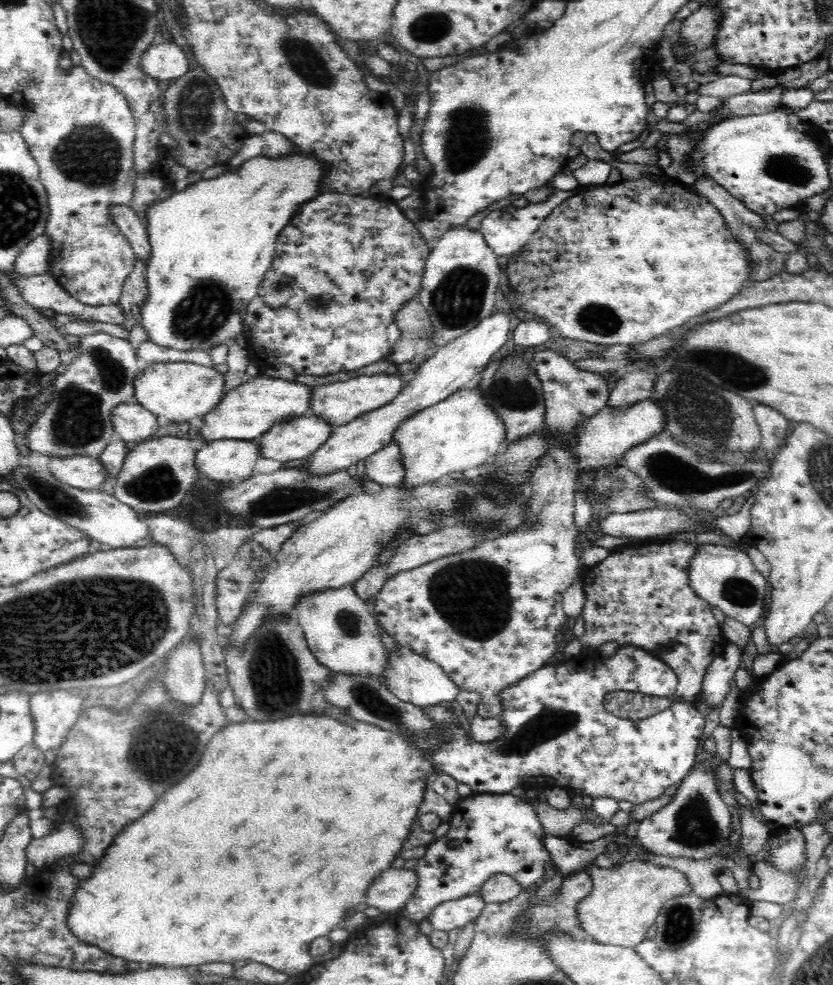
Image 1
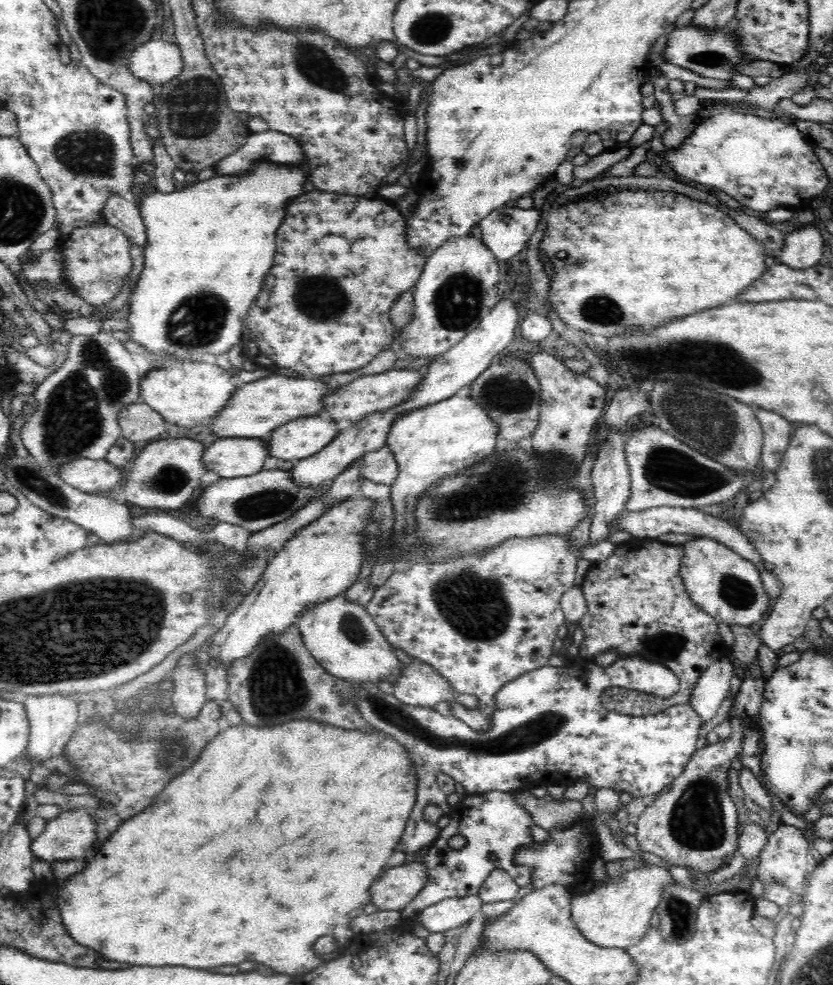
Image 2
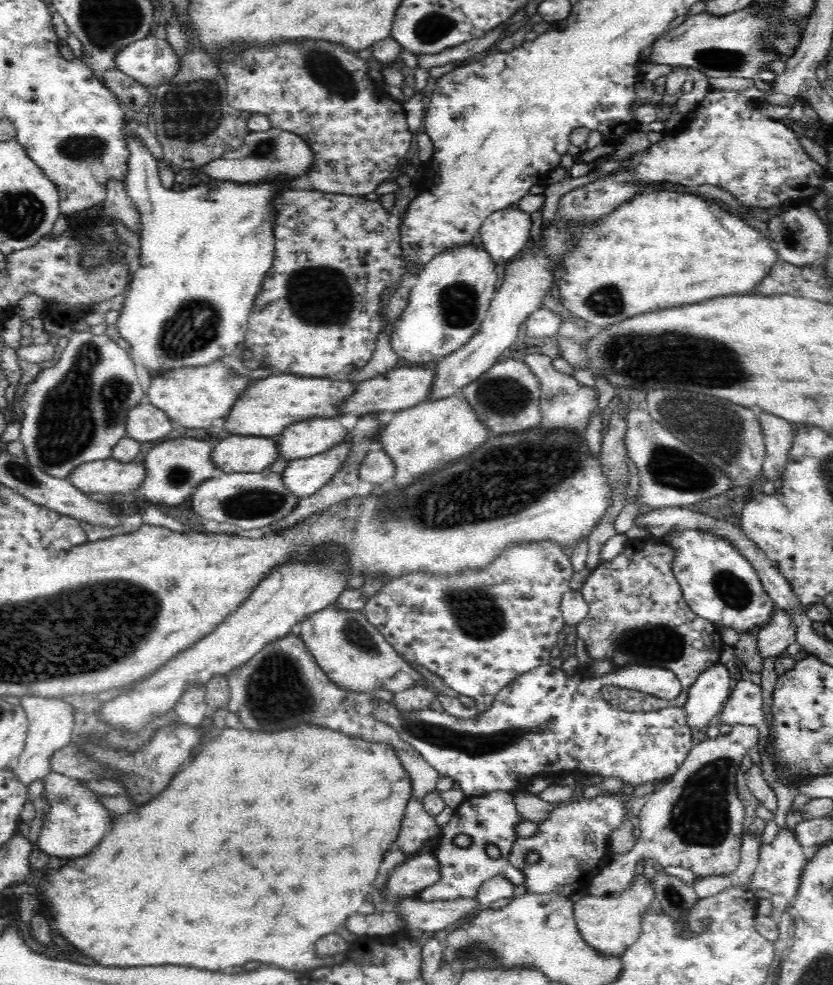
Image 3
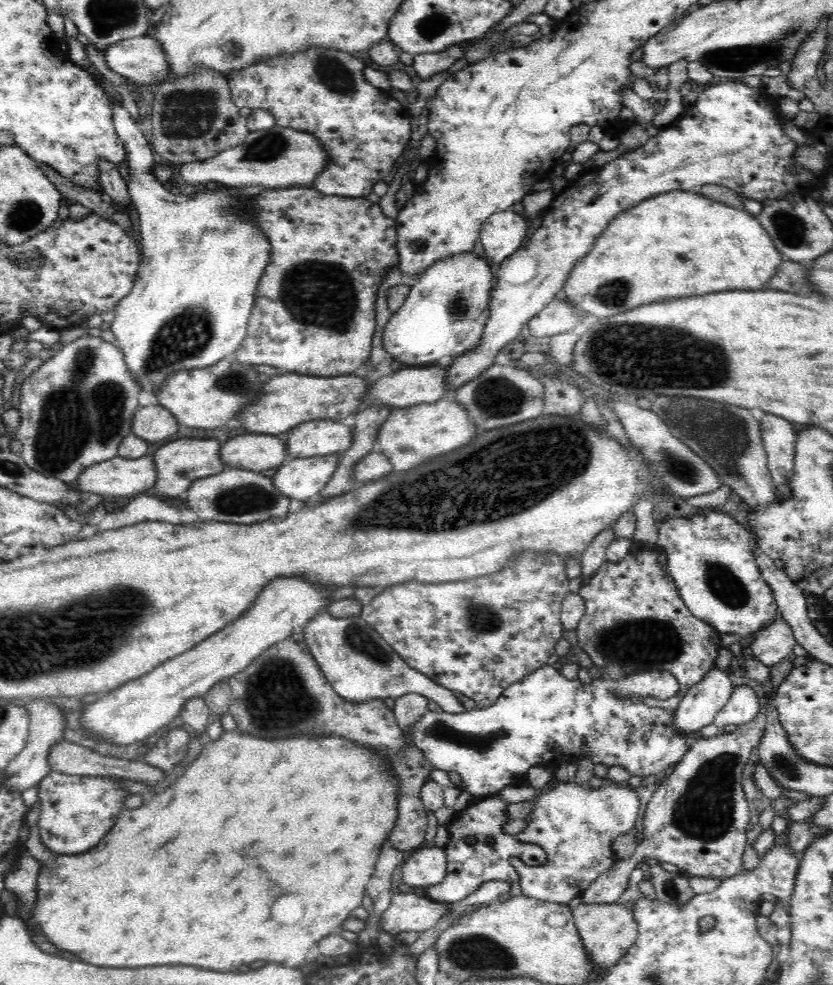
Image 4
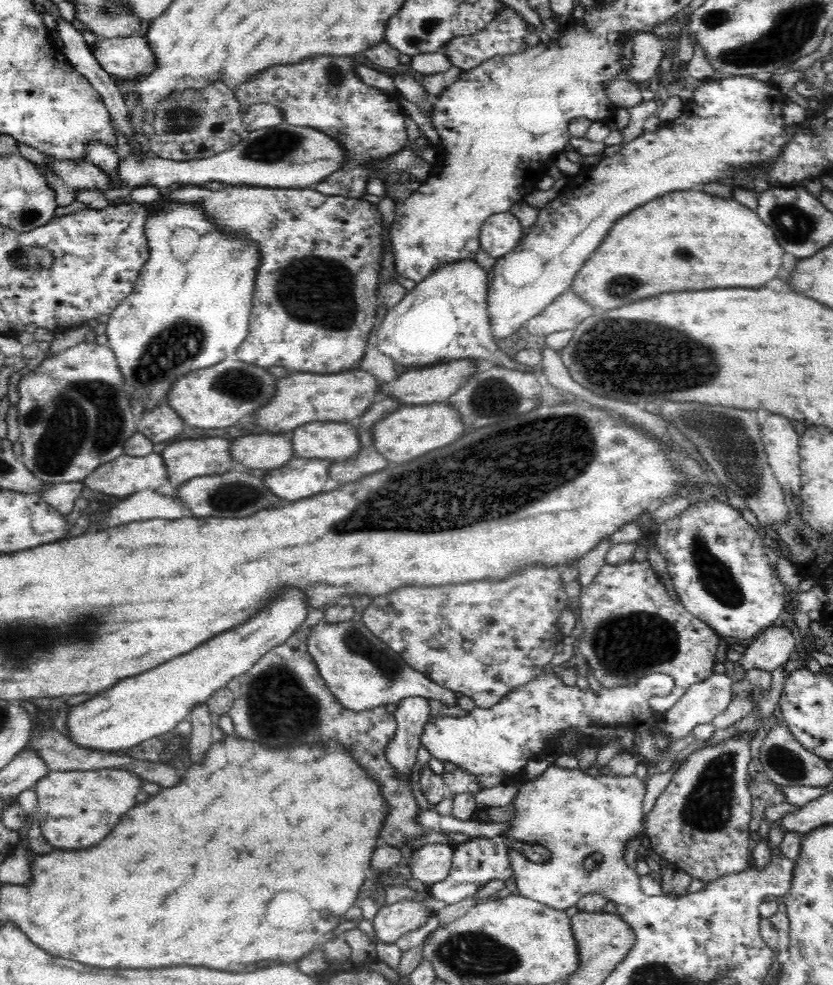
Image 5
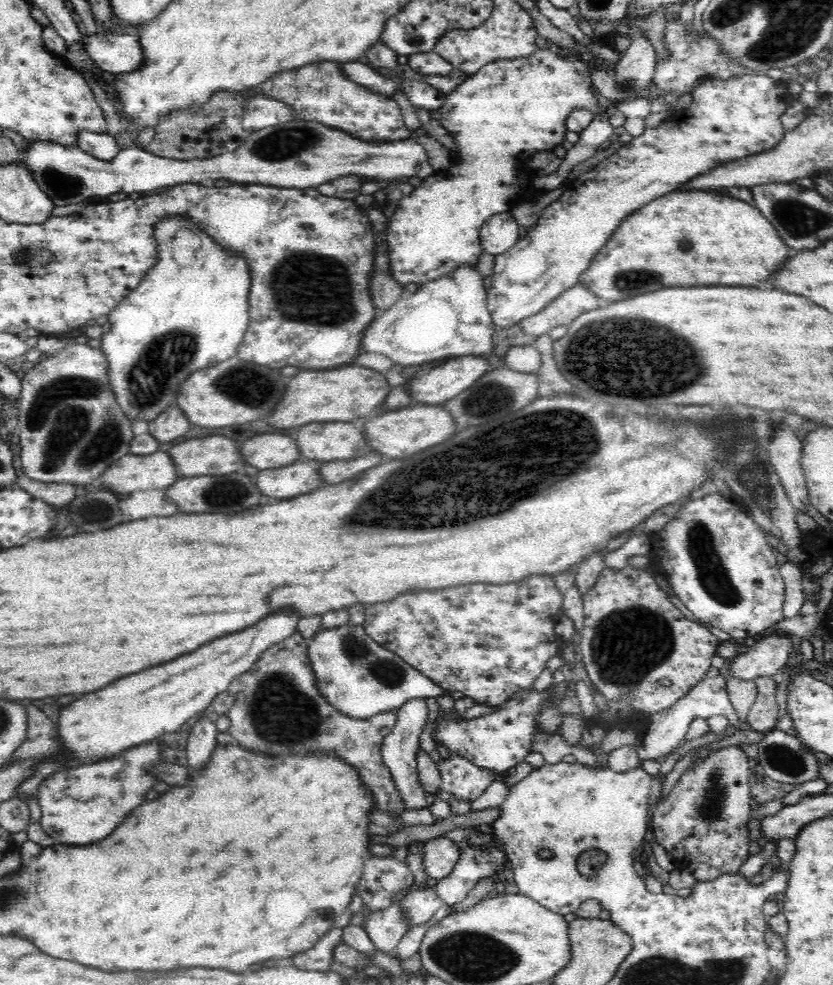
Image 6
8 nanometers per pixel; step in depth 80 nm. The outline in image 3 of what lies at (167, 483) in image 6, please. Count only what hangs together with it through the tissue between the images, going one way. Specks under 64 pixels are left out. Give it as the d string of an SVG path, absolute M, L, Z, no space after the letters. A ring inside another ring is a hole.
M112 457L80 464L68 480L85 493L131 493L144 484L146 467Z

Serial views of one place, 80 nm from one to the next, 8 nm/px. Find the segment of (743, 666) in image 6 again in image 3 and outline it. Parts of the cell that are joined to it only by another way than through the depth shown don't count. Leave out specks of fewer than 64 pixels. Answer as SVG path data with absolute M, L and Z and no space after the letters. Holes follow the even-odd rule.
M776 607L770 620L756 634L758 653L763 660L787 655L787 648L797 642L795 634L796 627L791 616Z

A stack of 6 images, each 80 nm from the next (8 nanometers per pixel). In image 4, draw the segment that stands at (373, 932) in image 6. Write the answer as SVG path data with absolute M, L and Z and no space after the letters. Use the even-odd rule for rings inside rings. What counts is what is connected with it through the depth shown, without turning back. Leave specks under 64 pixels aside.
M414 892L392 895L390 906L382 914L380 930L396 935L404 931L420 931L433 928L444 918L448 908L443 901L433 901L427 896L420 898Z

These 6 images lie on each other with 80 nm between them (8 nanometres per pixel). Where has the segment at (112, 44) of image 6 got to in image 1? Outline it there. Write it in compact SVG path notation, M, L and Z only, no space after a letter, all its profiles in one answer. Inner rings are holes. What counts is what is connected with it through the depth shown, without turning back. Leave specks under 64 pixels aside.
M166 40L150 45L141 56L139 68L156 80L180 78L189 69L186 52L176 43Z

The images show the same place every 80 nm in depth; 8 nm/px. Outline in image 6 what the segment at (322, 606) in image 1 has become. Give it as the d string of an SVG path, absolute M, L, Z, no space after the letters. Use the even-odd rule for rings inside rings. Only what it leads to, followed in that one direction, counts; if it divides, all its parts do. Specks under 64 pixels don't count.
M347 623L336 628L321 629L309 641L308 655L320 694L328 701L328 705L332 705L336 711L352 718L368 719L376 714L400 709L411 699L454 694L436 685L422 672L410 667L400 656L378 645L368 636L363 625L352 626Z

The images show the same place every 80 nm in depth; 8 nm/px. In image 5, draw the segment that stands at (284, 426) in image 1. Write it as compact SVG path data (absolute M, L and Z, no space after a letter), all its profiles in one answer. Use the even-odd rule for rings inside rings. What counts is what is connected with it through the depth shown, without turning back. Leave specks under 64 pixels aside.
M317 421L288 433L296 457L326 458L333 462L361 454L357 428L348 423Z

